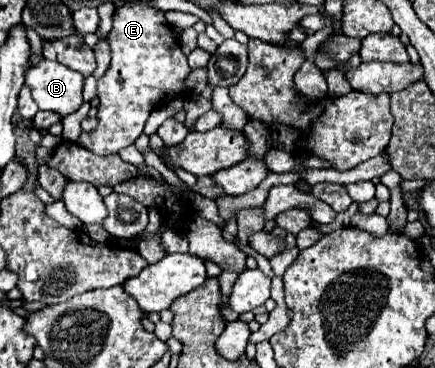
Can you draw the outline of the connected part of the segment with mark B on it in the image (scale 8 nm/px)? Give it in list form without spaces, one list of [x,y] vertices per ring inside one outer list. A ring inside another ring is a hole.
[[[41,60],[39,66],[27,72],[25,84],[31,88],[39,110],[51,110],[61,118],[73,114],[83,104],[83,74],[59,62]]]

